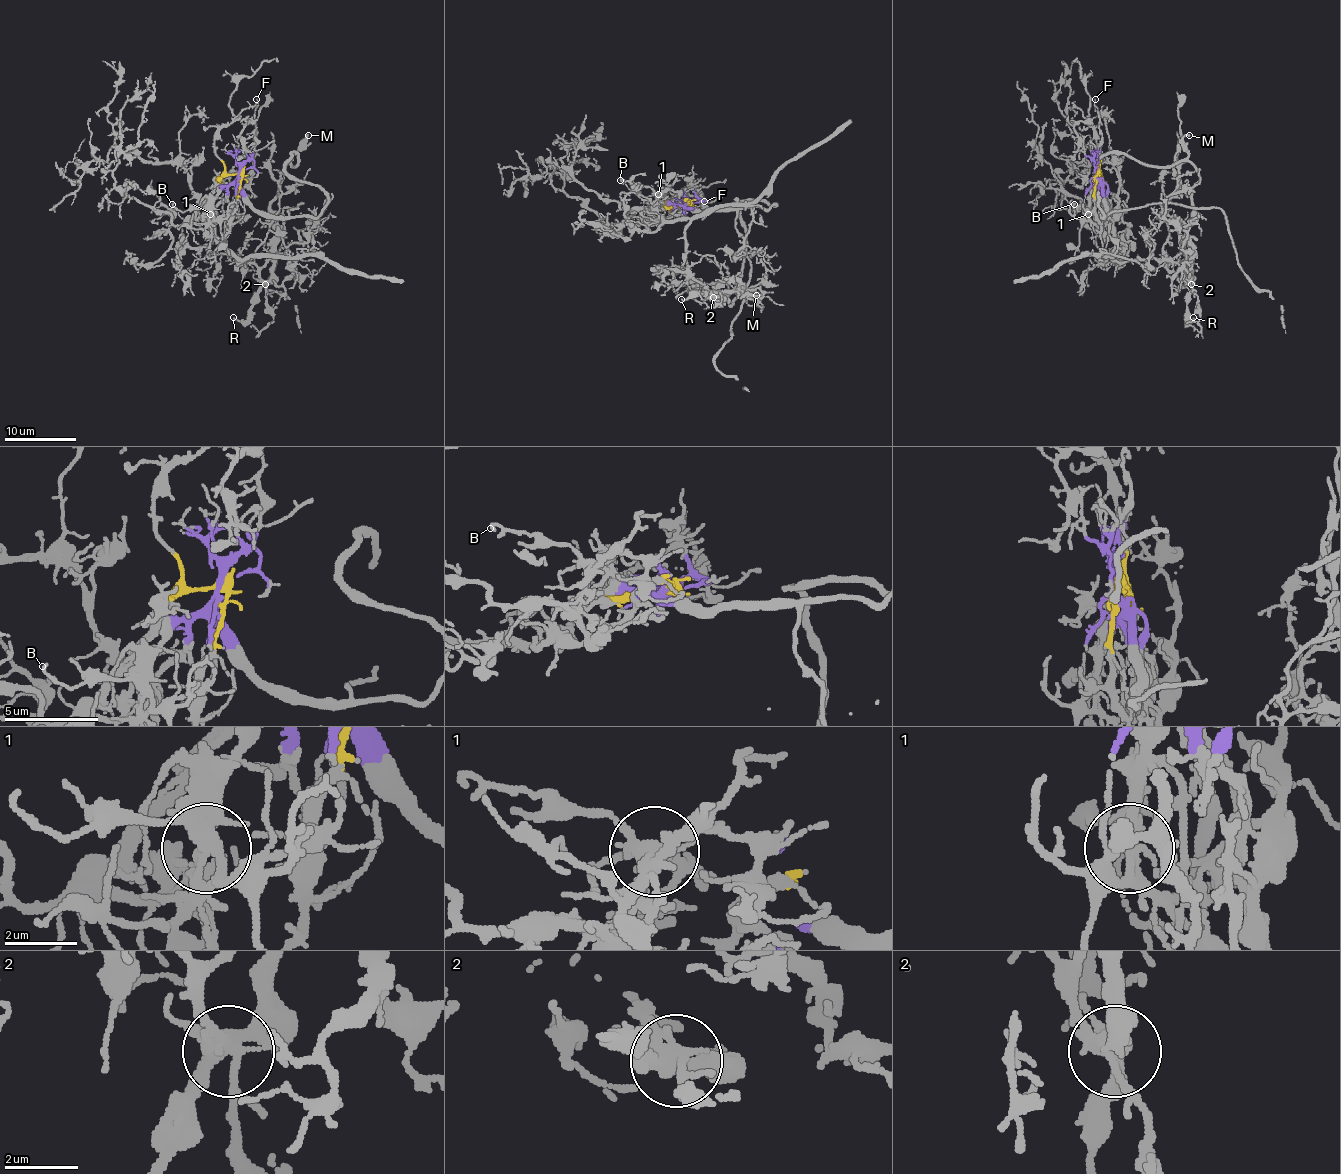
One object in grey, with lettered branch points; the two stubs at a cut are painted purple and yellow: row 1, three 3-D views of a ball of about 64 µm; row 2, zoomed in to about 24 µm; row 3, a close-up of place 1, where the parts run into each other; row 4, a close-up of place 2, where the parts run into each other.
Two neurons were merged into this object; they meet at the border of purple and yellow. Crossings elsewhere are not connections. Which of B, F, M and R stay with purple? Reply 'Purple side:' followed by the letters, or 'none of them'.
Purple side: F, M, R

